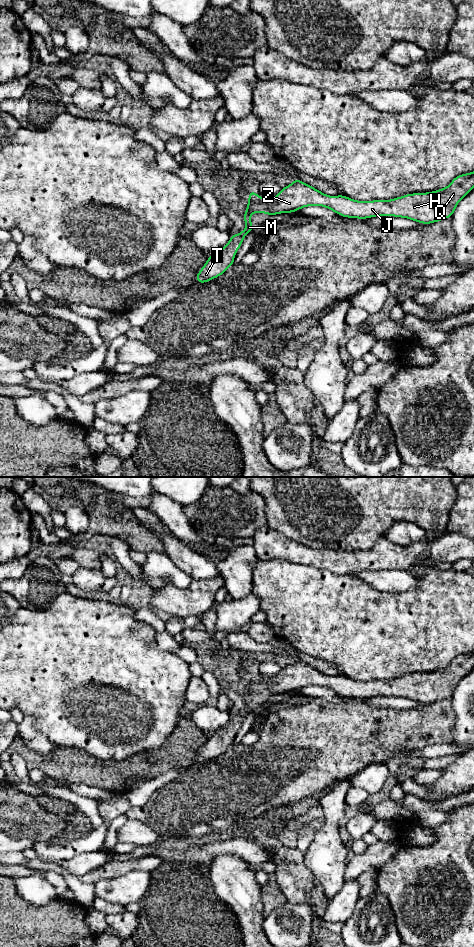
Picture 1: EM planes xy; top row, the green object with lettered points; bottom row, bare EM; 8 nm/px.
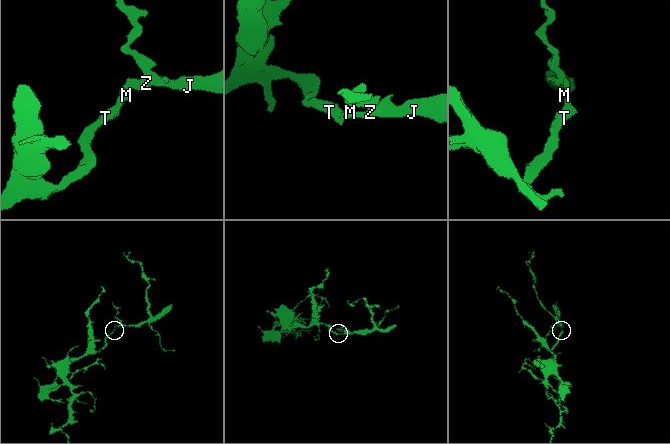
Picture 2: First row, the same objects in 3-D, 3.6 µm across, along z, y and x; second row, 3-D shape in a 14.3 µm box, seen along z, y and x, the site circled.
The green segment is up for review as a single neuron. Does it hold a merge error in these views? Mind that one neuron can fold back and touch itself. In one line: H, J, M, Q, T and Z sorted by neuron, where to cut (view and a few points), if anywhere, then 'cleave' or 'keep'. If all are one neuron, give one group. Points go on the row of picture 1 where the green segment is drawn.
H J M Q T Z; no cut; keep

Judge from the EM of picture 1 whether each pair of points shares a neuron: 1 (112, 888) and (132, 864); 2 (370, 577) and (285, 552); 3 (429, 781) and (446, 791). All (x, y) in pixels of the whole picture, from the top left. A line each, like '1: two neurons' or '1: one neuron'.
1: two neurons
2: two neurons
3: two neurons

